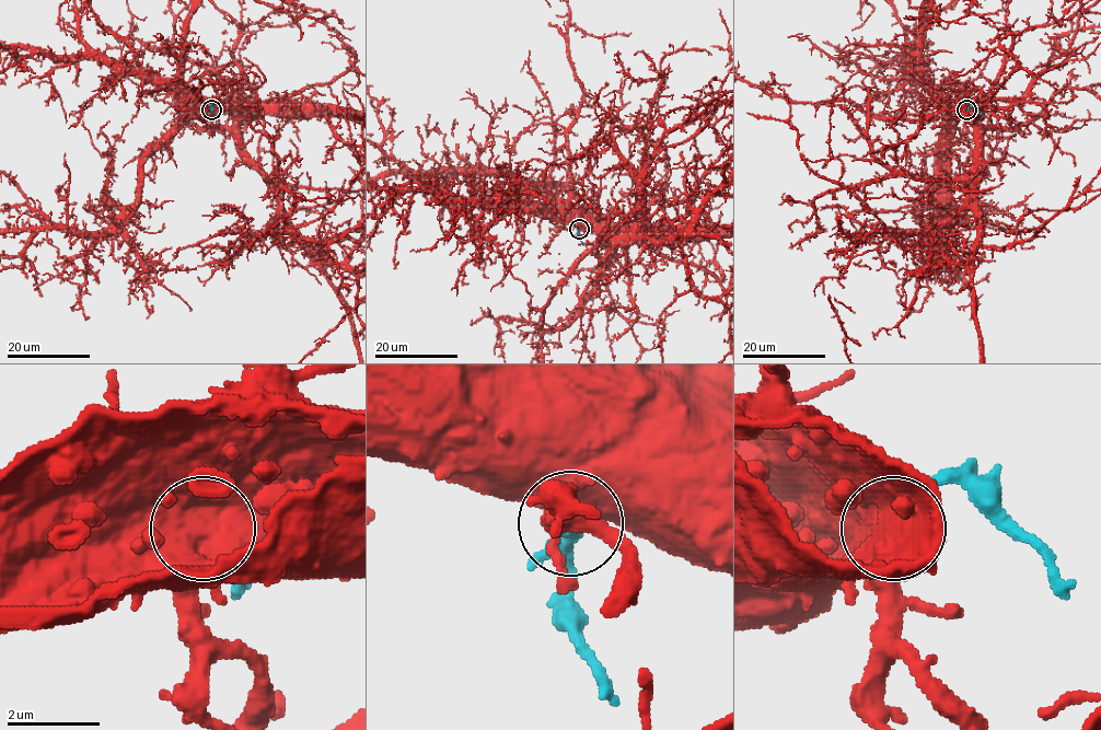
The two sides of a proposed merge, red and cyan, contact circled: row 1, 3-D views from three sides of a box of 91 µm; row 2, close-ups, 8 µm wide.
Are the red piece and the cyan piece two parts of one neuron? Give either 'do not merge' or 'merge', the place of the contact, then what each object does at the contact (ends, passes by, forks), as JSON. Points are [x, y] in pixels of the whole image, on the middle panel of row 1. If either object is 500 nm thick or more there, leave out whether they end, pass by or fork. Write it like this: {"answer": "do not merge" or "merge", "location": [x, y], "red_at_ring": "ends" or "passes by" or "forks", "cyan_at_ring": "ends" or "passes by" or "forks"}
{"answer": "merge", "location": [579, 229]}

